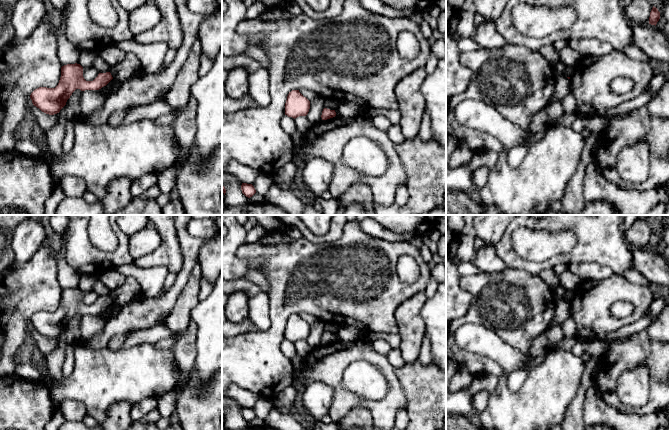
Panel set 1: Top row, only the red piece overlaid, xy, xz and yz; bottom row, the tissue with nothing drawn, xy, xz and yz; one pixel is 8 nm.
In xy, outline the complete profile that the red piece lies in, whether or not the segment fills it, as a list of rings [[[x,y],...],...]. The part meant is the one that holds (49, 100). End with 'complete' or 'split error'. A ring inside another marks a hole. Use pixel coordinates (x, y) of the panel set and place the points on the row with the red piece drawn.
[[[67,64],[61,67],[61,77],[58,85],[55,88],[39,87],[35,89],[30,98],[34,106],[39,108],[42,112],[54,115],[66,105],[67,100],[76,89],[85,90],[99,90],[106,86],[113,79],[110,72],[99,73],[93,81],[86,81],[83,77],[83,67],[80,64]]]; complete

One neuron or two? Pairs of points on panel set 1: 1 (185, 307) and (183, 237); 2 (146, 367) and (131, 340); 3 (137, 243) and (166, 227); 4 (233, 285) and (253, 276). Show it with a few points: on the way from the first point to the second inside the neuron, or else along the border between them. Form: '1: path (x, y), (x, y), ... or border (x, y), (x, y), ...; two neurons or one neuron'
1: border (194, 266), (187, 283), (172, 307); two neurons
2: border (152, 343), (139, 343), (122, 349); two neurons
3: border (151, 225), (160, 236), (160, 244), (148, 254); two neurons
4: border (243, 277), (254, 282), (263, 290); two neurons

